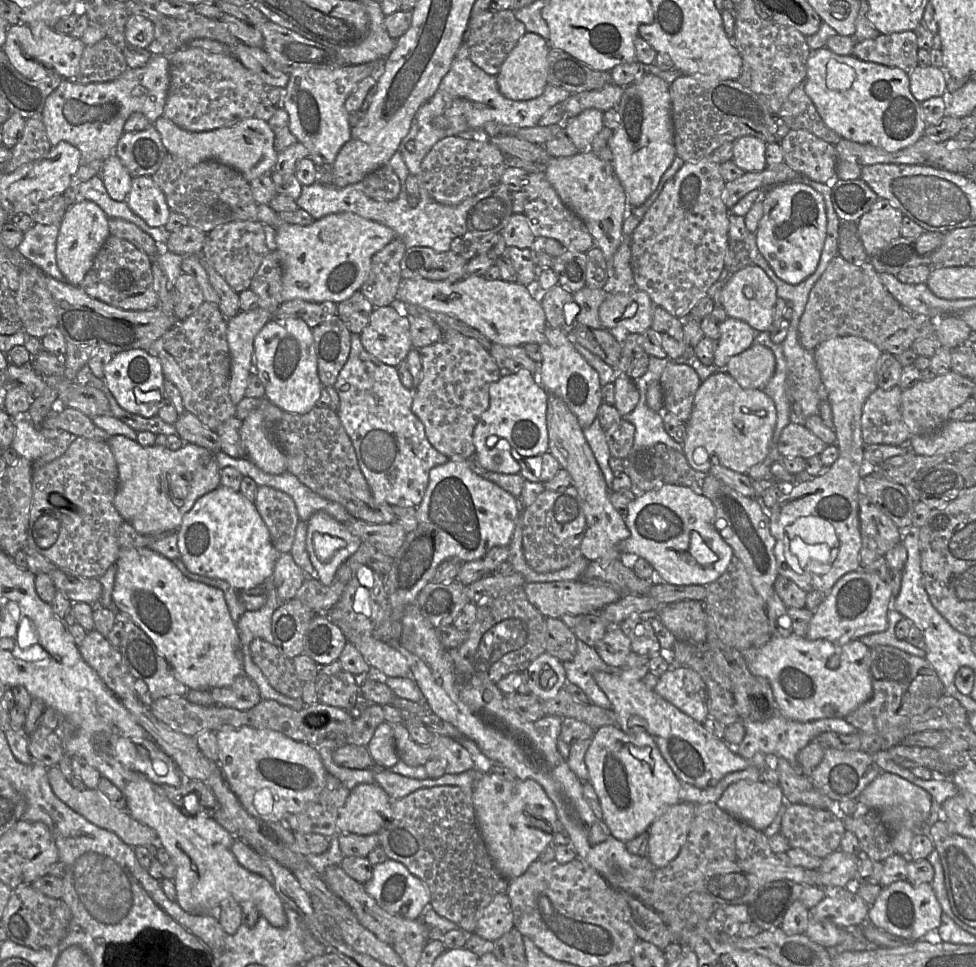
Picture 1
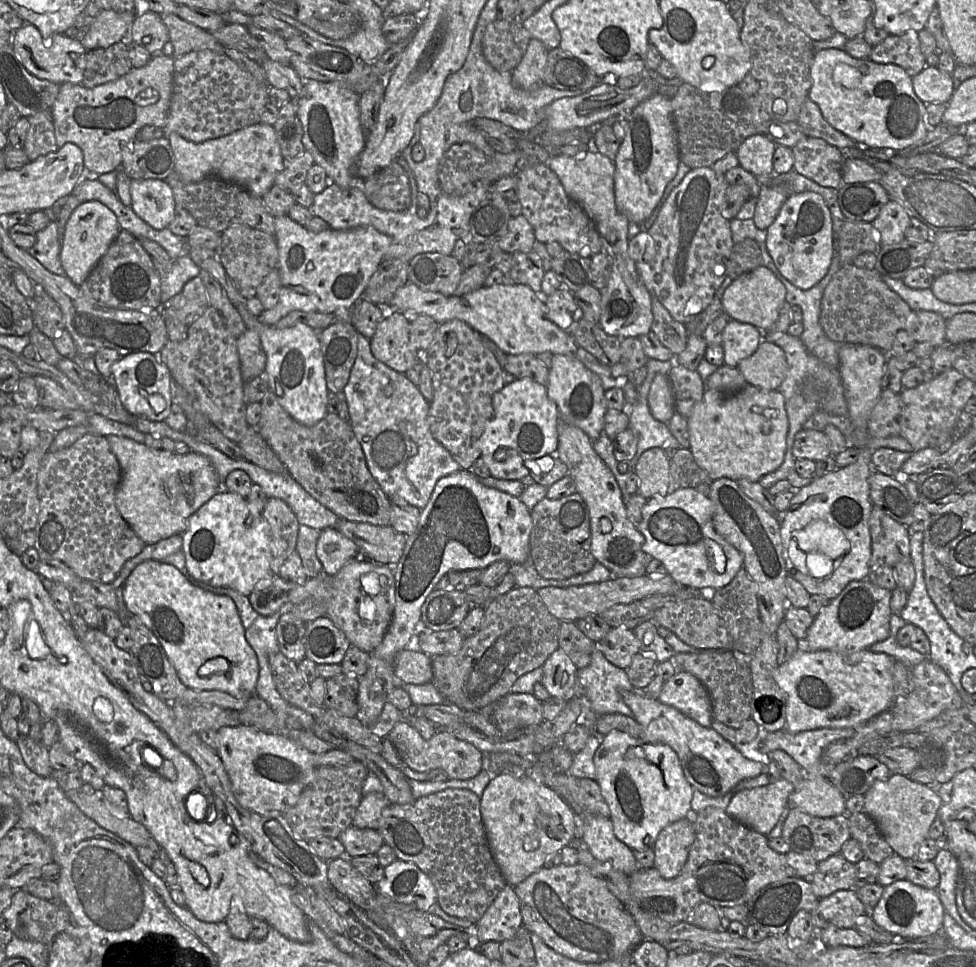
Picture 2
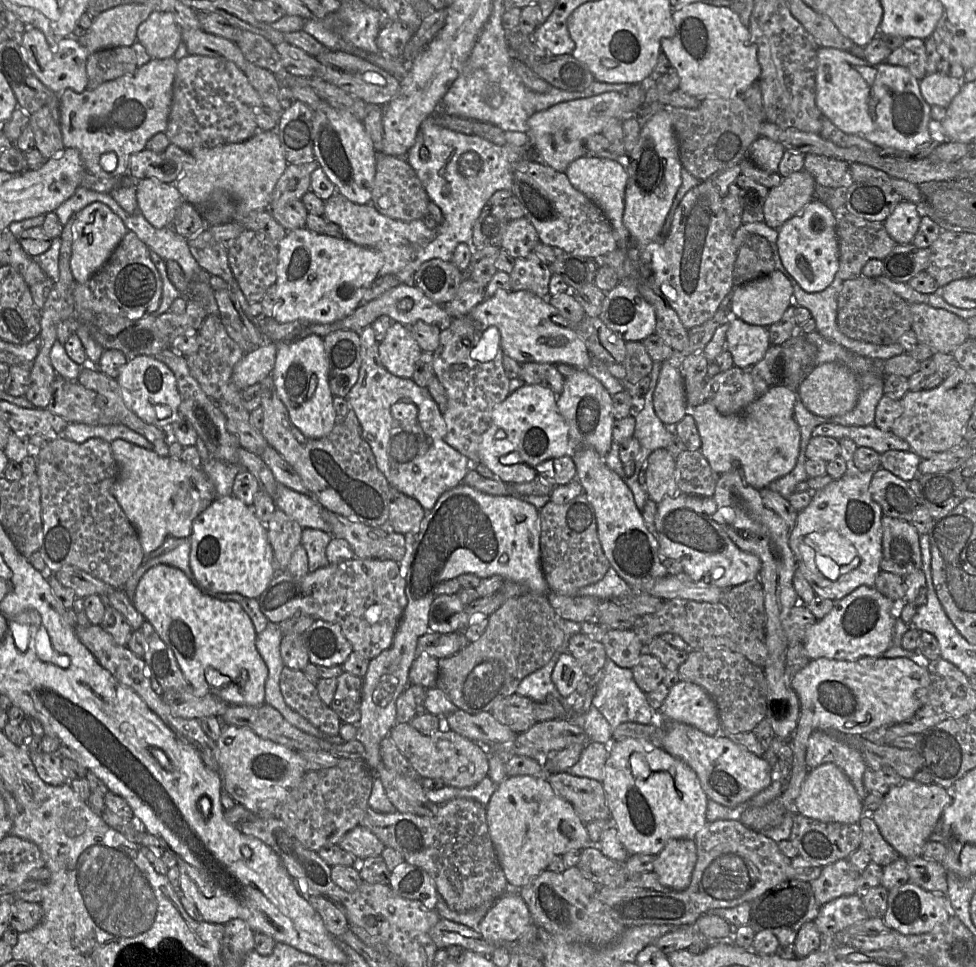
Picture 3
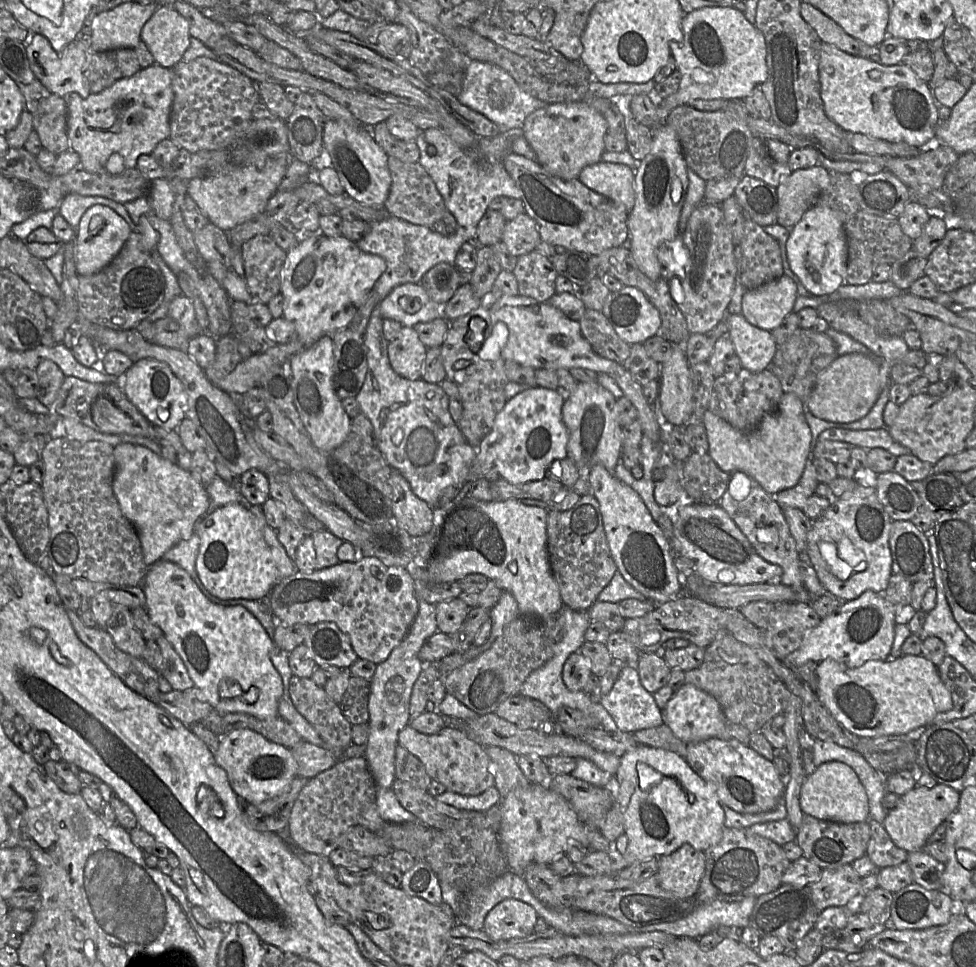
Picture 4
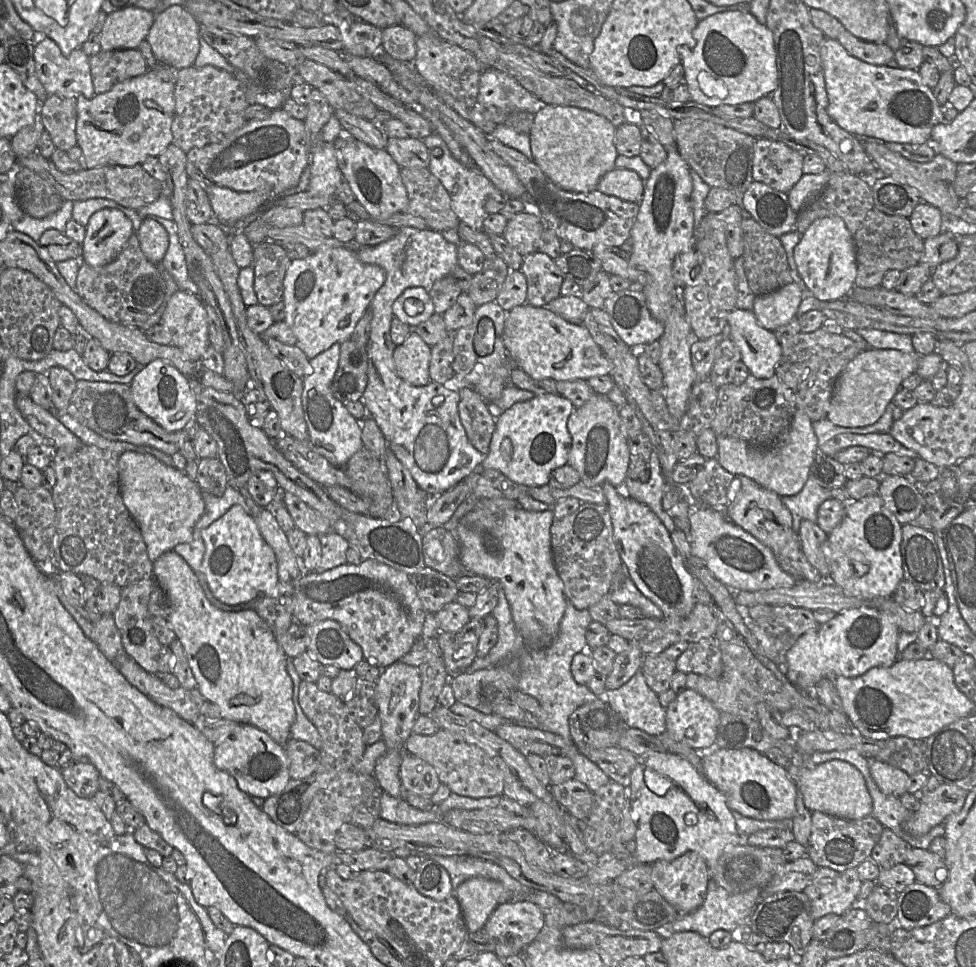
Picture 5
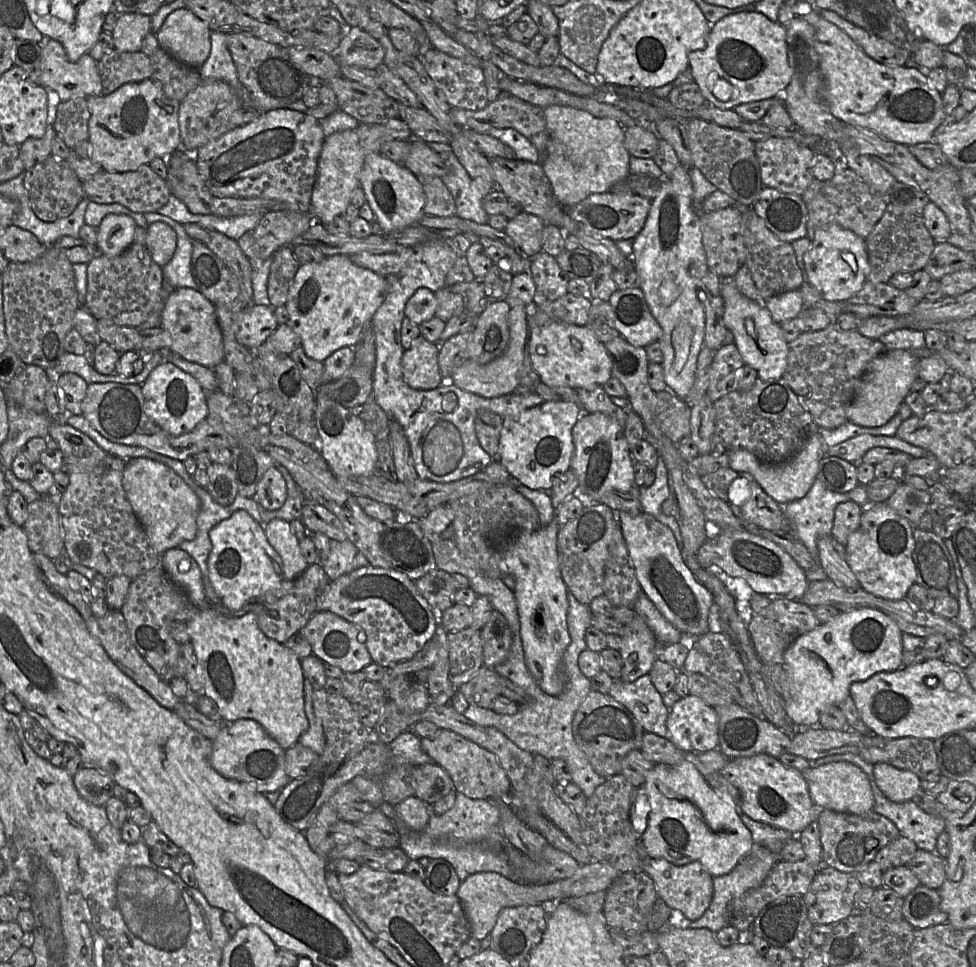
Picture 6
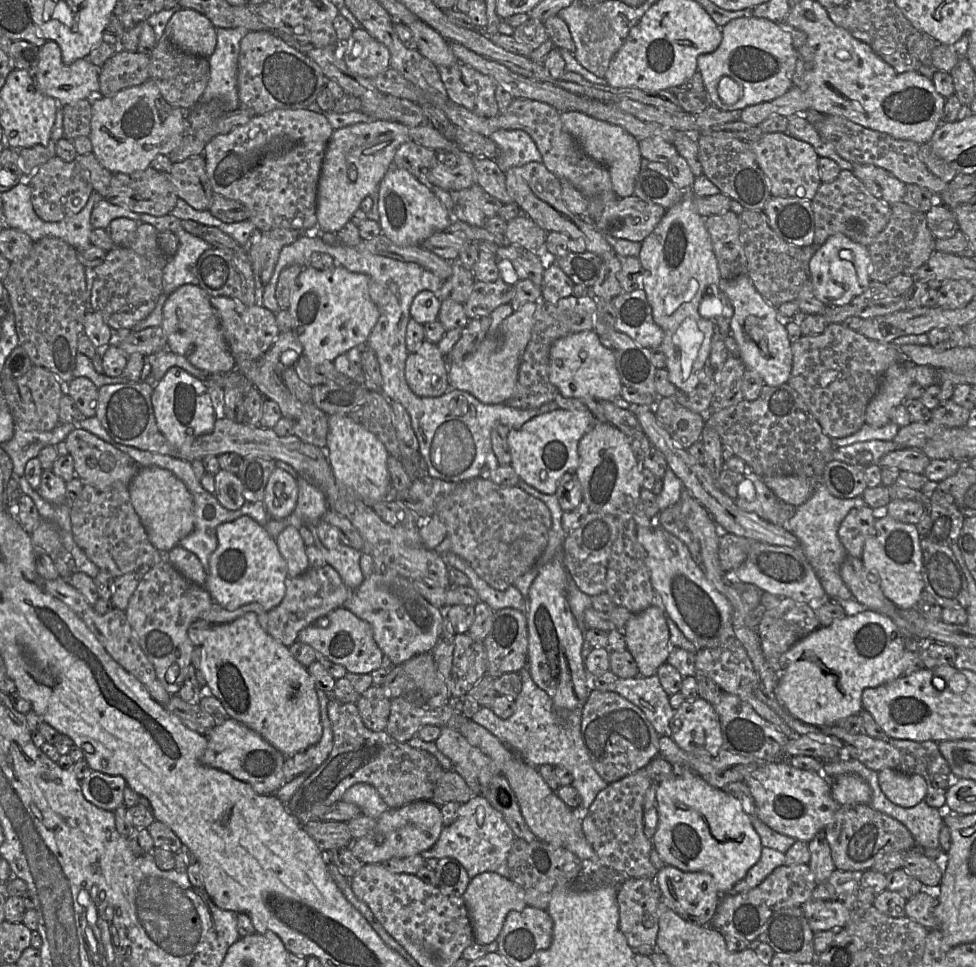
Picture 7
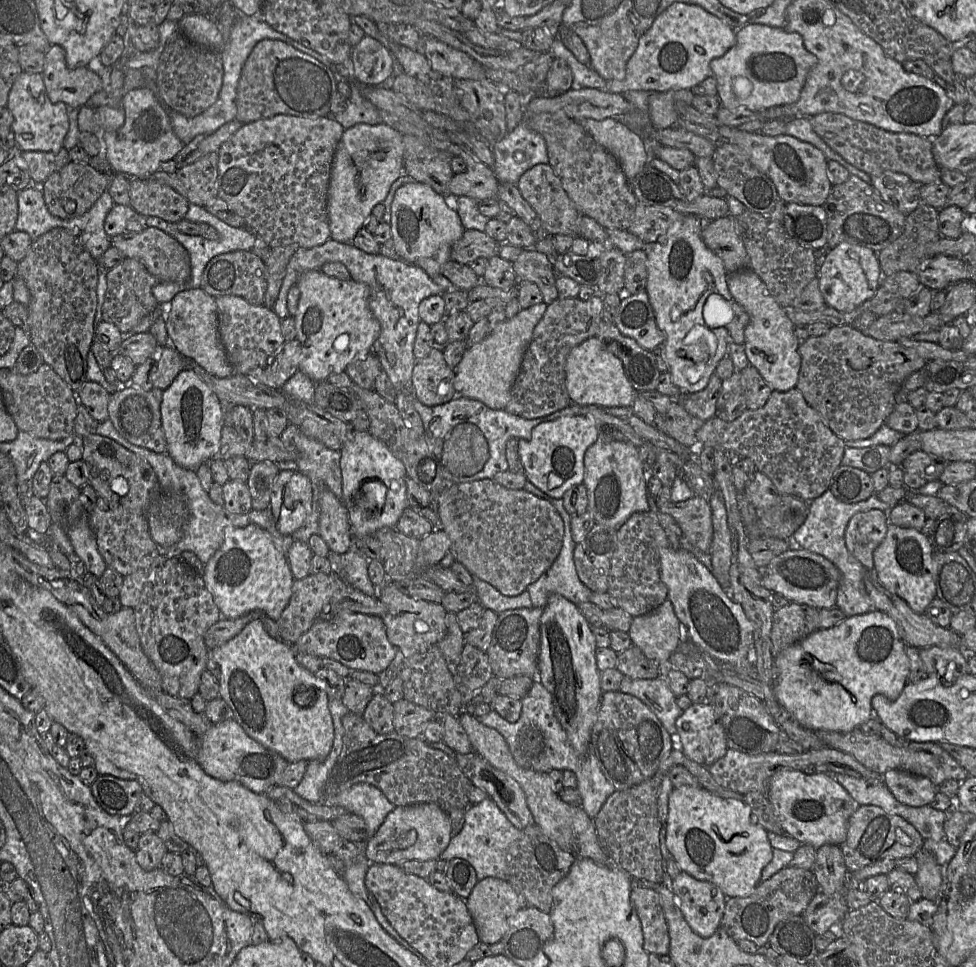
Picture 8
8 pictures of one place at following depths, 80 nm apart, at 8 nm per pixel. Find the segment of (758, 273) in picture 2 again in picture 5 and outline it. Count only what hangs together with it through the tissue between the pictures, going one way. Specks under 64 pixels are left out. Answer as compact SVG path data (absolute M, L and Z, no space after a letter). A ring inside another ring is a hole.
M792 282L767 295L756 296L752 311L762 327L776 331L796 318L802 299L802 290Z

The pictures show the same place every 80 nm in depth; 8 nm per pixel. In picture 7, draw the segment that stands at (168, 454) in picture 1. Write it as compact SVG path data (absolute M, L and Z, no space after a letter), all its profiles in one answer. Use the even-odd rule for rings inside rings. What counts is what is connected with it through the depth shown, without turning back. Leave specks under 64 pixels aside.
M141 467L128 484L128 492L148 539L163 554L167 554L194 528L193 498L172 472L159 467Z

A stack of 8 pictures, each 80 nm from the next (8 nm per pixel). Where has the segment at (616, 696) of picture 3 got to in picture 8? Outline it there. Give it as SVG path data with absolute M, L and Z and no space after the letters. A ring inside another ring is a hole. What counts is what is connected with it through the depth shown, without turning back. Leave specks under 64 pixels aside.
M624 676L619 692L640 699L657 716L669 734L677 733L676 721L682 710L665 678L637 679Z

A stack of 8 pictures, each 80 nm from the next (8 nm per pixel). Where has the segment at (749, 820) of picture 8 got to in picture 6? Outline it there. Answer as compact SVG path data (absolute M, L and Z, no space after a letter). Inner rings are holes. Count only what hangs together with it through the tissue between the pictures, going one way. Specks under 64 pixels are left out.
M692 763L656 764L647 774L644 783L636 788L636 793L646 796L650 804L648 825L640 842L647 857L651 859L665 859L676 866L698 861L715 877L730 873L753 848L751 832L737 814L732 796L714 788Z

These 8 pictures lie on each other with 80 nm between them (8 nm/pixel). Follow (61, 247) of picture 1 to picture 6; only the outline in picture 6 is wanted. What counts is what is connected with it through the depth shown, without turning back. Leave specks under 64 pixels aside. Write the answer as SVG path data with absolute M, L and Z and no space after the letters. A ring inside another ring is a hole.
M108 214L97 227L96 248L106 257L115 257L124 252L135 239L135 221L121 214Z

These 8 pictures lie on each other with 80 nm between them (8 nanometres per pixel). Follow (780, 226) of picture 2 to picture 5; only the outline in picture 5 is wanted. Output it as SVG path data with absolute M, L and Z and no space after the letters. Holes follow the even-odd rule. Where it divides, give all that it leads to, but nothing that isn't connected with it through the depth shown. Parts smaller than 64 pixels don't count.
M839 217L815 220L796 245L794 260L808 290L819 300L836 301L846 298L854 287L857 263L853 235Z

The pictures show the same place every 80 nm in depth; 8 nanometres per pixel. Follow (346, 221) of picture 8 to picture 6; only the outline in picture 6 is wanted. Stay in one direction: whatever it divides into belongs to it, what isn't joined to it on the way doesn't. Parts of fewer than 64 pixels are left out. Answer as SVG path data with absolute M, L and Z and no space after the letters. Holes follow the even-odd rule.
M393 119L383 124L360 124L355 129L335 132L325 139L319 159L312 193L311 213L314 222L323 225L341 216L351 204L351 195L359 187L359 175L364 160L370 153L379 153L383 143L391 140L414 139L408 125Z

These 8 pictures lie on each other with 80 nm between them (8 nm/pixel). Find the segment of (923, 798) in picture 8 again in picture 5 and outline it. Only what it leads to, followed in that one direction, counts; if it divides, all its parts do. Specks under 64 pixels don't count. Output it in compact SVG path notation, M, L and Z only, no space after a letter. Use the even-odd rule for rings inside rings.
M868 759L870 772L879 789L886 795L900 797L907 793L910 775L877 759Z

